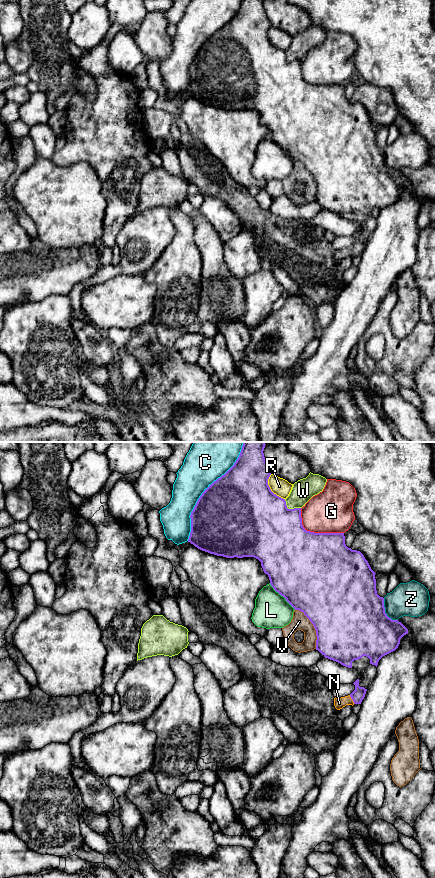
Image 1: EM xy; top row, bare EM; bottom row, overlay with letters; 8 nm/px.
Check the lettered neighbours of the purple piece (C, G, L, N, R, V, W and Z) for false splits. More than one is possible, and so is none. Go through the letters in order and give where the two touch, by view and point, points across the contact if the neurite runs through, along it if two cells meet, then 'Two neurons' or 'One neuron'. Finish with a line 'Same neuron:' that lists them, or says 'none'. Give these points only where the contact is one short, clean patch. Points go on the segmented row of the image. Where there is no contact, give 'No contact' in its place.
C: Touches purple at xy (205, 490). Two neurons
G: Touches purple at xy (313, 532). Two neurons
L: Touches purple at xy (282, 595). Two neurons
N: Touches purple at xy (351, 698). Path across: xy (358, 694), (351, 698), (339, 703). One neuron
R: Touches purple at xy (270, 489). Two neurons
V: Touches purple at xy (314, 627). Two neurons
W: Touches purple at xy (290, 509). Two neurons
Z: Touches purple at xy (384, 612). Two neurons
Same neuron: N

